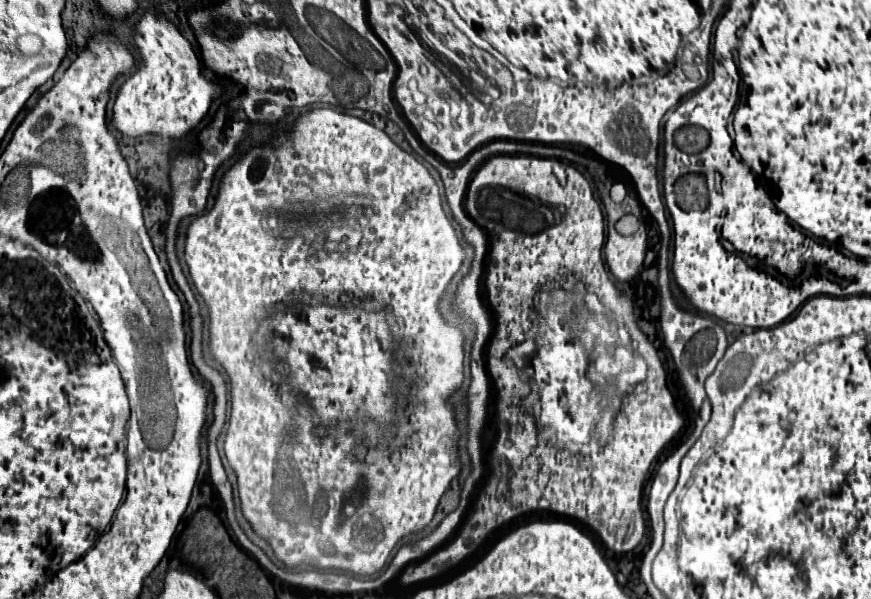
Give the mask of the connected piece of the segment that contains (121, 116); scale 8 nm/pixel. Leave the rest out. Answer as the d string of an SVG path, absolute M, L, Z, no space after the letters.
M148 11L138 21L134 45L142 57L142 67L118 91L114 127L126 137L138 137L142 133L184 137L202 121L212 99L220 95L220 87L202 77L200 61L192 45L170 21L160 19L156 11Z

